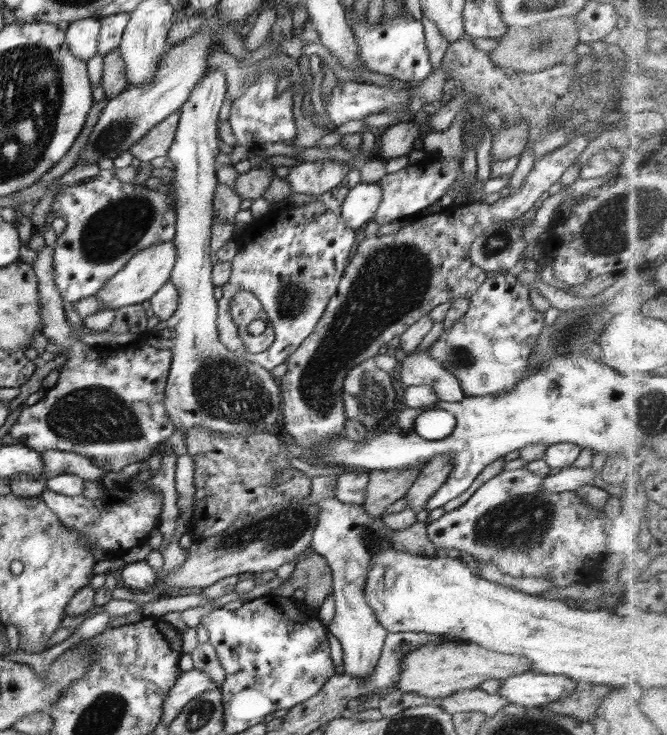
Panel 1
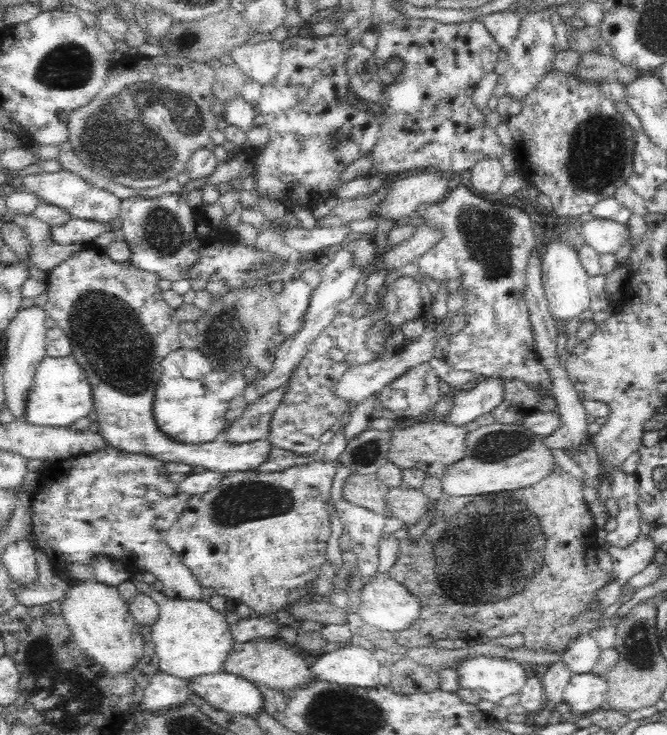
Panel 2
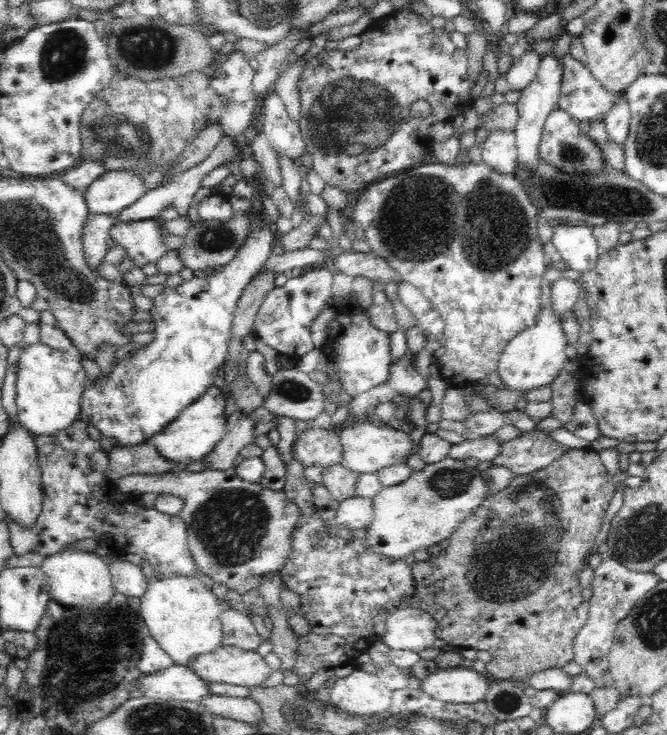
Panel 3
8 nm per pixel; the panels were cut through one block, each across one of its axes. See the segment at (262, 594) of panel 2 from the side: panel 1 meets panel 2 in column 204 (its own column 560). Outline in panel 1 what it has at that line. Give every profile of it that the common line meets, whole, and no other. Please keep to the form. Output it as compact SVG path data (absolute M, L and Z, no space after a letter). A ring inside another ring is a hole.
M525 466L511 471L502 471L500 474L493 476L490 480L487 480L474 494L456 510L445 512L435 521L427 523L422 526L427 531L427 537L433 542L436 548L442 548L442 550L449 551L452 549L459 550L460 553L466 552L470 556L474 557L474 560L478 563L492 563L496 567L500 567L500 572L514 577L516 579L521 577L548 577L552 581L554 587L563 588L570 587L574 583L580 583L583 585L590 585L594 582L608 582L603 569L603 561L606 559L606 540L608 540L608 530L612 529L613 519L615 518L616 511L607 511L594 508L592 505L584 502L581 496L577 496L576 491L566 491L553 493L548 492L541 485L543 478L540 475L530 472Z

